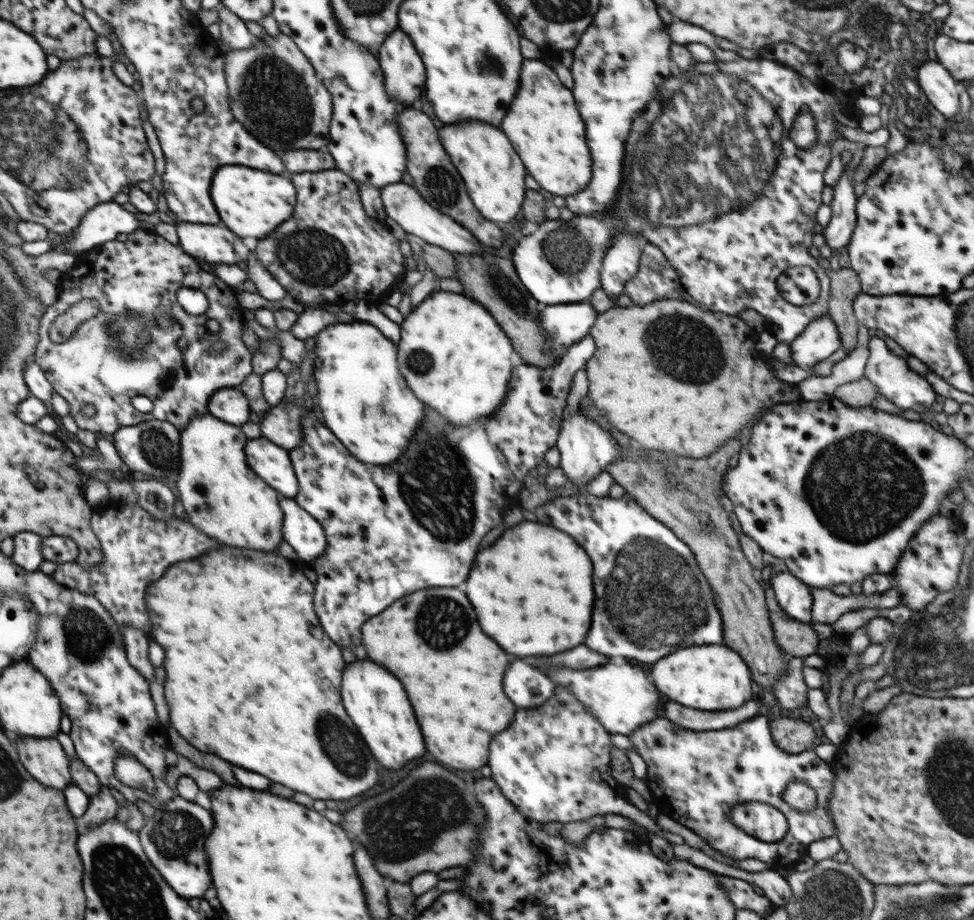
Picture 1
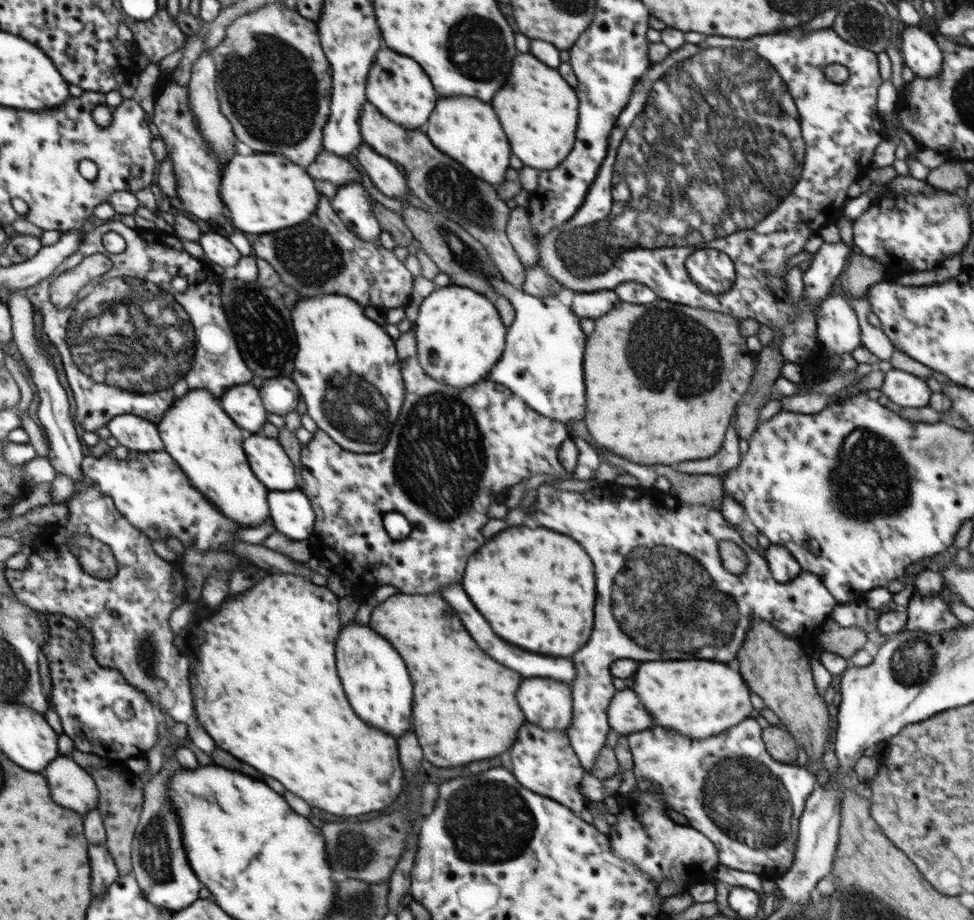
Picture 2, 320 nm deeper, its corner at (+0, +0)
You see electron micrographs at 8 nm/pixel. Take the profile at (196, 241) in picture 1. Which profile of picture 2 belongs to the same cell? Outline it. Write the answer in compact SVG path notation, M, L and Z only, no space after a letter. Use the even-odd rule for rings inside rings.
M212 227L200 237L199 244L209 258L210 265L219 271L236 266L242 258L234 244L230 244L229 239L220 233L214 232Z

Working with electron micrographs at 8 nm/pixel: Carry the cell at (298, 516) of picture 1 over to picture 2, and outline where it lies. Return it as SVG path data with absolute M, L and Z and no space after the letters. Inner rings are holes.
M301 489L269 491L269 521L276 530L294 541L307 540L315 527L315 512Z

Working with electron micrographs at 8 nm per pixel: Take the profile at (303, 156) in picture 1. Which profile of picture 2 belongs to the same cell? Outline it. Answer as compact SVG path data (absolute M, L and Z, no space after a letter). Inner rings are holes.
M322 150L314 162L306 168L312 178L330 180L334 185L348 184L351 180L362 178L362 172L347 158L336 156L327 150Z

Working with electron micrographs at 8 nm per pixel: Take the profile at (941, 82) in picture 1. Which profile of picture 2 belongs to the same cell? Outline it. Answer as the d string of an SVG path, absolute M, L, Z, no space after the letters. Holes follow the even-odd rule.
M920 24L906 25L902 32L902 55L904 65L910 67L918 77L935 77L942 73L944 56L935 39Z

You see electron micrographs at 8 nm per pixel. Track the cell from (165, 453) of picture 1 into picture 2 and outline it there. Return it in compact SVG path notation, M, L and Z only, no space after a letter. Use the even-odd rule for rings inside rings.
M126 414L110 420L107 428L112 437L130 451L164 451L165 442L161 440L160 430L148 420Z

